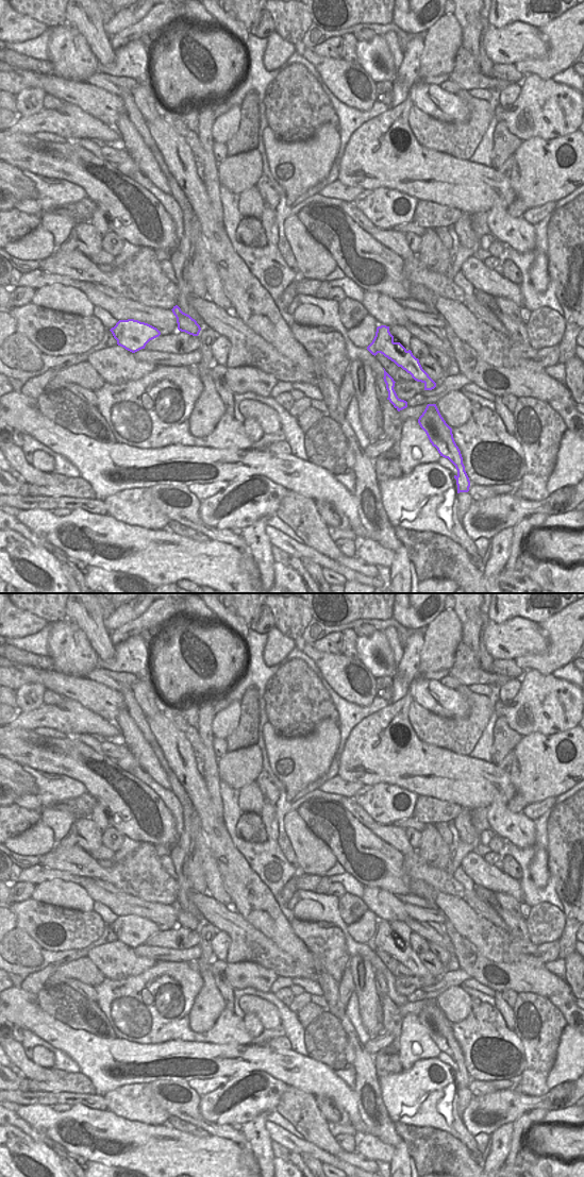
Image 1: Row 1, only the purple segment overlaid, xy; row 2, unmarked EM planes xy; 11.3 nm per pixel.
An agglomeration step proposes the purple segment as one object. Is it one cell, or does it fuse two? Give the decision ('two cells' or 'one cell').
two cells

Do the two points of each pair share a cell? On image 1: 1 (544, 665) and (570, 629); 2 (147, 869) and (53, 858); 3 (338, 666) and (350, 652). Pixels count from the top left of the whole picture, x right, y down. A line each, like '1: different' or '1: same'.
1: same
2: same
3: different

